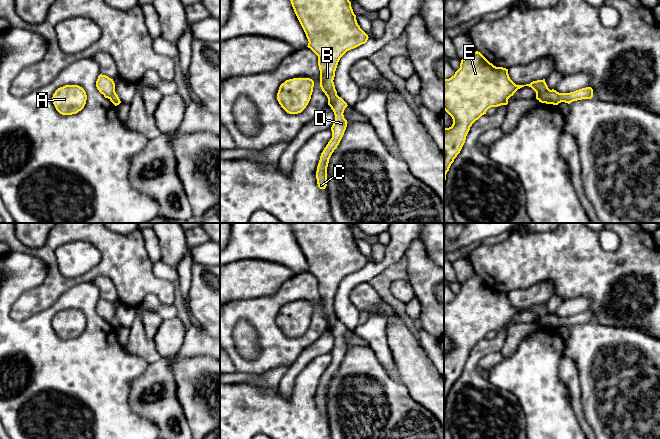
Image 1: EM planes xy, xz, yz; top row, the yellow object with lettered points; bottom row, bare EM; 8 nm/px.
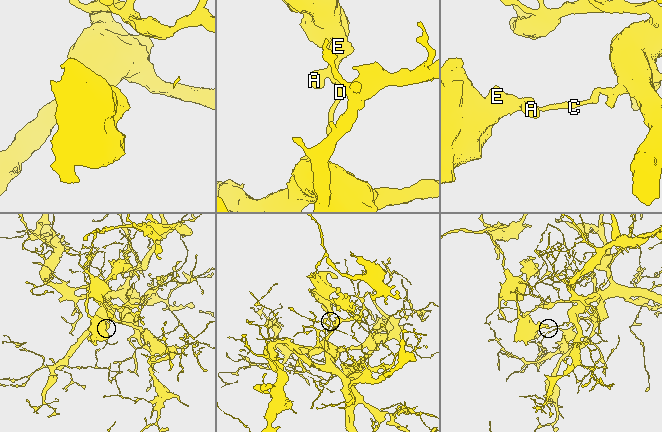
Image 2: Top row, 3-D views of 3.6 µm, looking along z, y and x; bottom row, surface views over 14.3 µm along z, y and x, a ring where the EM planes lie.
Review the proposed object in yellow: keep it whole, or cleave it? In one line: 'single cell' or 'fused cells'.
fused cells

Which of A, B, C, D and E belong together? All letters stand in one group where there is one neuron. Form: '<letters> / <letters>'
A B E / C D

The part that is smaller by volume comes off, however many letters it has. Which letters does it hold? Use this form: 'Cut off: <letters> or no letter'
Cut off: A, B, E

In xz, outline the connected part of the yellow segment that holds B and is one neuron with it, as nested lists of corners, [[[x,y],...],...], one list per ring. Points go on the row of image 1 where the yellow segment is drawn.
[[[290,0],[294,12],[308,39],[308,48],[318,56],[320,87],[331,106],[337,97],[334,85],[335,71],[340,58],[368,40],[368,35],[357,23],[349,0]]]

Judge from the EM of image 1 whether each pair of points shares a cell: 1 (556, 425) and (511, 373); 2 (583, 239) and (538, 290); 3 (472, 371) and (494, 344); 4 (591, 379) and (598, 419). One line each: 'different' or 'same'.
1: same
2: different
3: same
4: same

